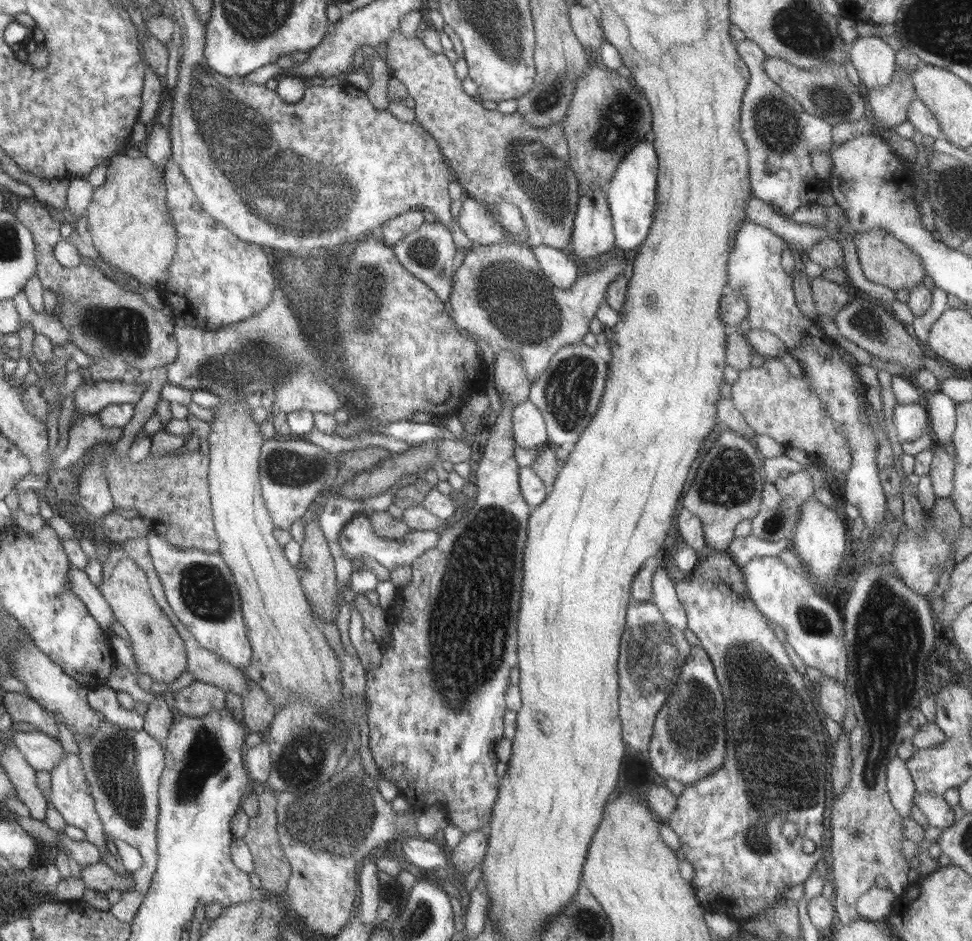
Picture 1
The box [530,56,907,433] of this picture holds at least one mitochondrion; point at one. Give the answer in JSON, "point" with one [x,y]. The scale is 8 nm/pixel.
{"point":[773,122]}

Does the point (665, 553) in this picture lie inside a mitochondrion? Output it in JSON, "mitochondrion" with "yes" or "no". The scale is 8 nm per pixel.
{"mitochondrion":"no"}

